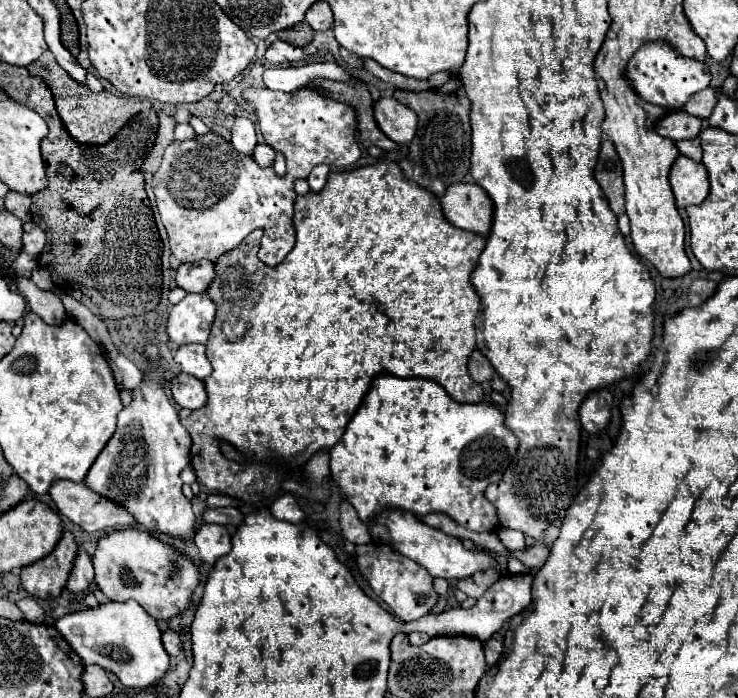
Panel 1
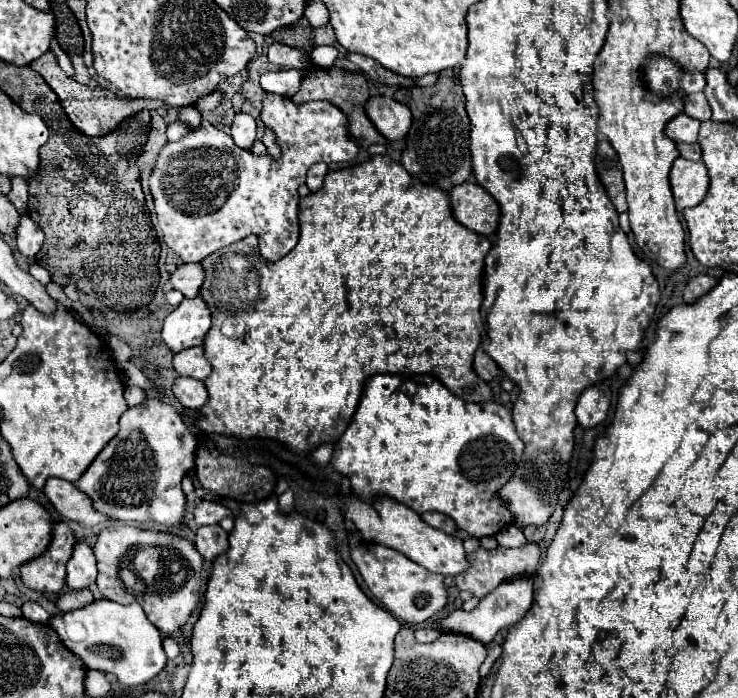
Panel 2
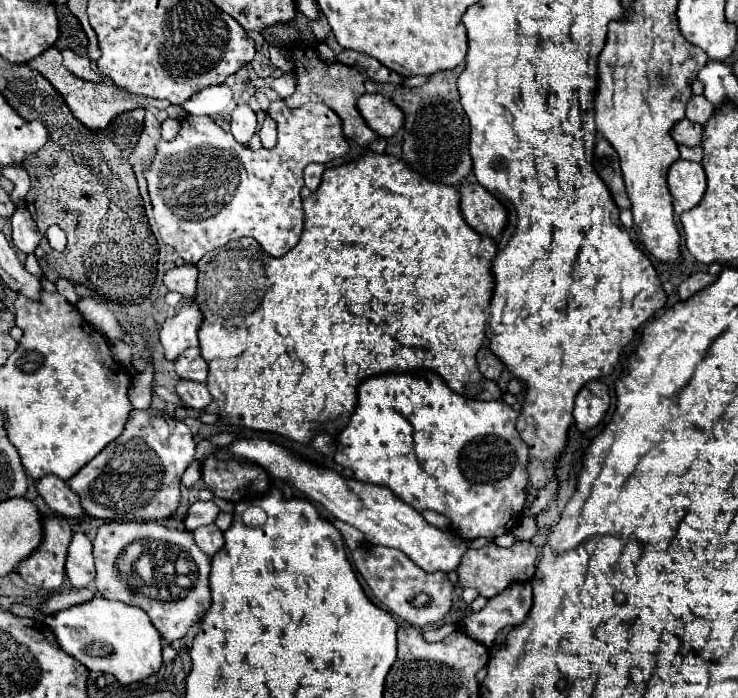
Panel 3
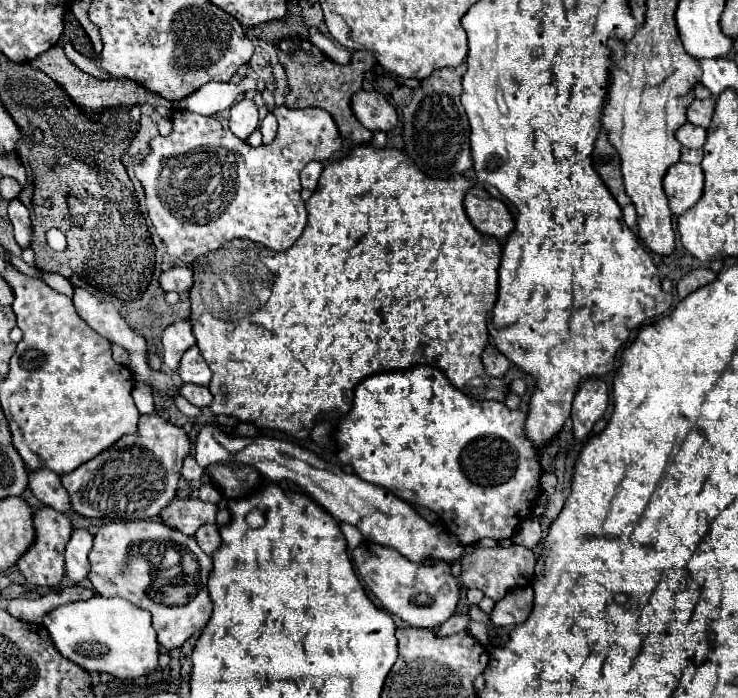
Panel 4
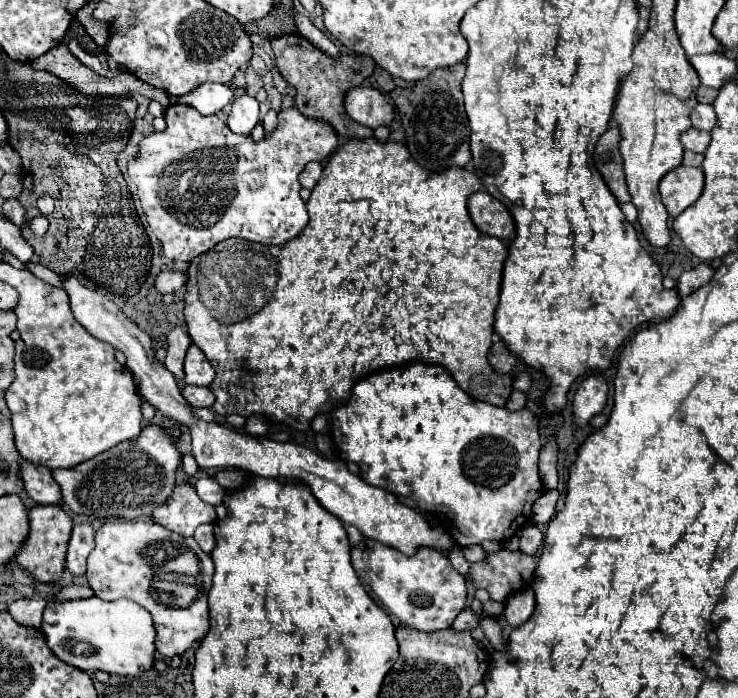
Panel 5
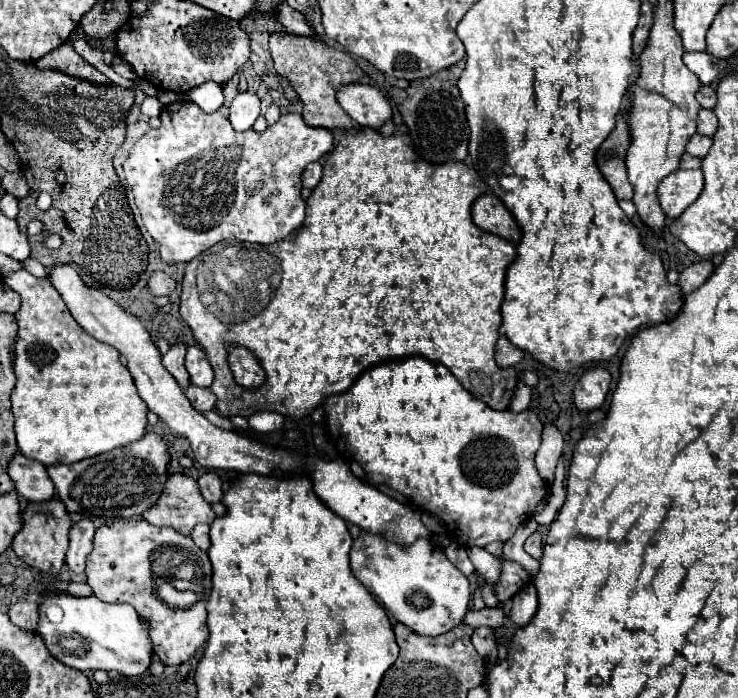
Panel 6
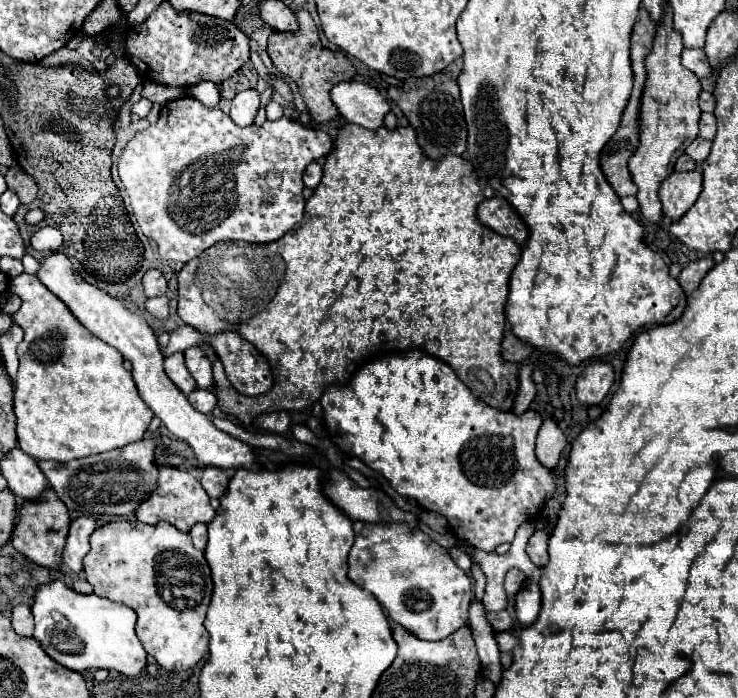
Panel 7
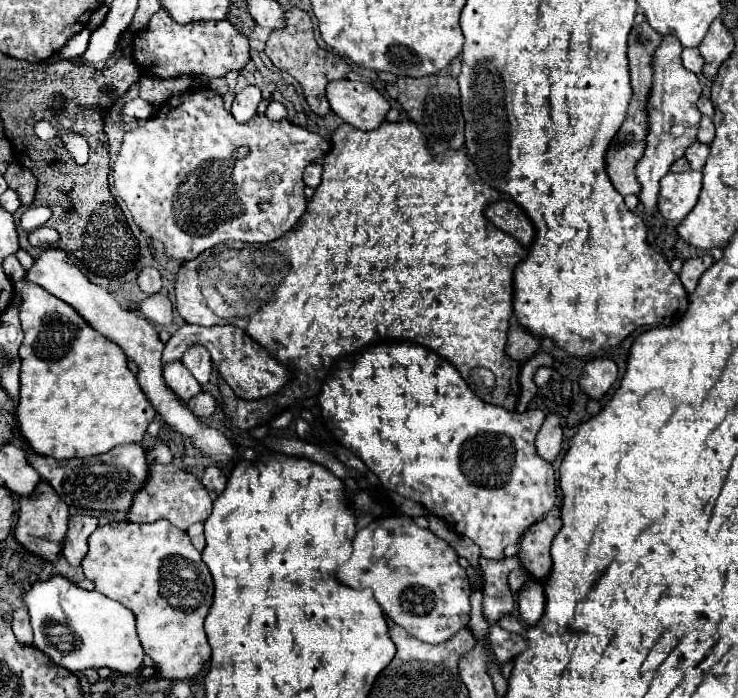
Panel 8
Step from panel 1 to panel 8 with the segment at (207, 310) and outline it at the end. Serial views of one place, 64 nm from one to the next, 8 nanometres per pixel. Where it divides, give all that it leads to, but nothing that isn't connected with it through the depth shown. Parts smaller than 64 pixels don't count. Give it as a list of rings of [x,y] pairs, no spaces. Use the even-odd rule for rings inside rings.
[[[180,360],[164,364],[164,380],[184,402],[188,402],[192,396],[196,396],[202,390]]]

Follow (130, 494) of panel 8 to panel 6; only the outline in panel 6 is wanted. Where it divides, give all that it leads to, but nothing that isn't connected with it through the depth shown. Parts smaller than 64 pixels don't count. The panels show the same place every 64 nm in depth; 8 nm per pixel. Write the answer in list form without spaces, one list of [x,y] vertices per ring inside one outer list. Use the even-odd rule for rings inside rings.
[[[146,432],[138,442],[114,448],[88,460],[80,460],[72,466],[48,466],[48,474],[56,486],[58,498],[64,502],[68,512],[78,512],[84,516],[140,518],[148,508],[156,504],[156,500],[164,492],[170,458],[172,456],[162,436],[156,432]]]

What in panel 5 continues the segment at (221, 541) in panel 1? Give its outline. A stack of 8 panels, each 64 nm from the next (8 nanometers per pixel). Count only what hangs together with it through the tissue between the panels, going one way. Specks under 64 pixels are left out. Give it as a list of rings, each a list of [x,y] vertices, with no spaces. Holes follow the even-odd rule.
[[[202,524],[200,528],[196,528],[196,532],[194,532],[194,540],[198,542],[198,546],[200,546],[206,554],[210,554],[210,552],[214,550],[214,546],[216,546],[214,526],[212,526],[212,524]]]

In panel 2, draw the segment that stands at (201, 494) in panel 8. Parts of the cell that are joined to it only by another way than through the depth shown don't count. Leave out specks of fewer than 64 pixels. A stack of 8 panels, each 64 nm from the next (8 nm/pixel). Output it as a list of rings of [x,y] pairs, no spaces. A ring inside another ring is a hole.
[[[202,500],[196,510],[194,510],[194,516],[196,516],[196,522],[198,526],[204,526],[204,524],[218,524],[220,520],[232,516],[232,512],[218,504],[218,502],[210,502],[210,500]]]

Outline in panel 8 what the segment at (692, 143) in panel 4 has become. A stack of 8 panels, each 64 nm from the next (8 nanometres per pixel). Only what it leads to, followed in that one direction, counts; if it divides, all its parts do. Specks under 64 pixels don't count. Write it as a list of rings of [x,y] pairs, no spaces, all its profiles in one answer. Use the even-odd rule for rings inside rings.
[[[698,140],[686,150],[686,158],[688,158],[688,162],[690,162],[690,166],[692,166],[694,170],[702,170],[708,154],[710,154],[710,146],[708,146],[708,144],[702,144],[702,142],[698,142]]]

